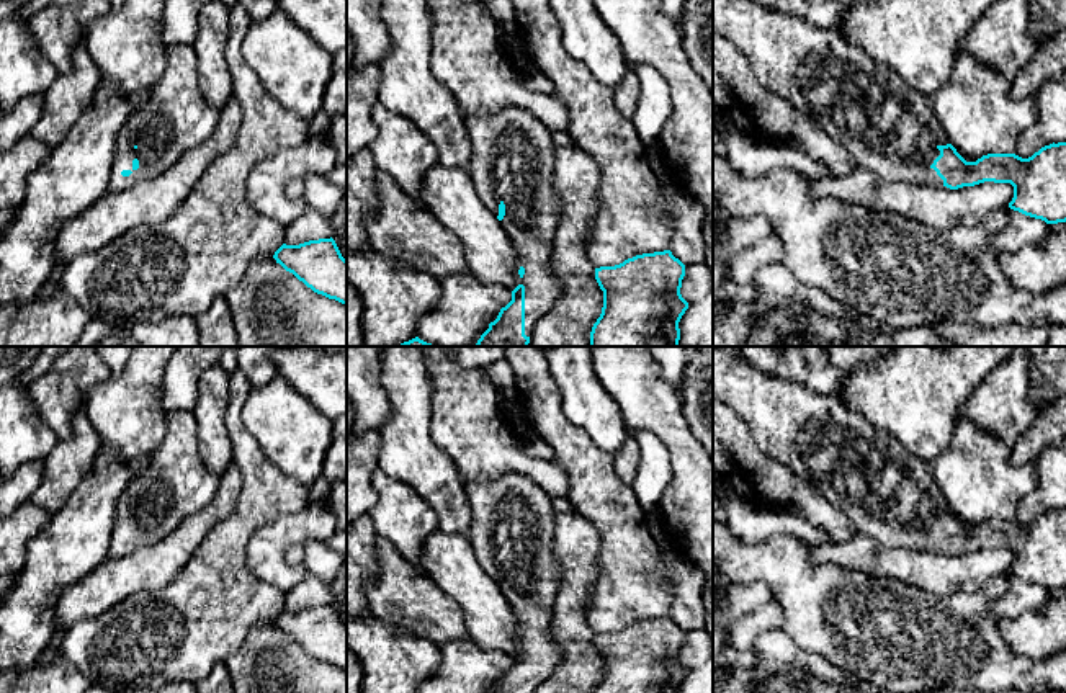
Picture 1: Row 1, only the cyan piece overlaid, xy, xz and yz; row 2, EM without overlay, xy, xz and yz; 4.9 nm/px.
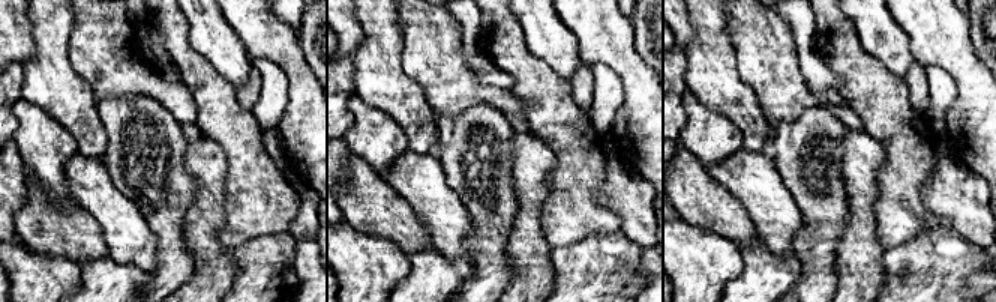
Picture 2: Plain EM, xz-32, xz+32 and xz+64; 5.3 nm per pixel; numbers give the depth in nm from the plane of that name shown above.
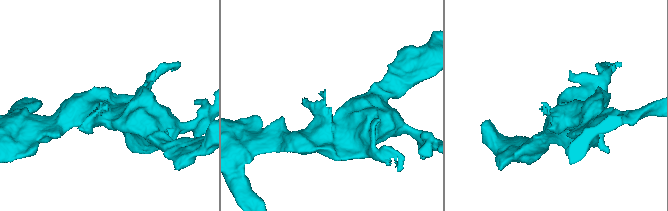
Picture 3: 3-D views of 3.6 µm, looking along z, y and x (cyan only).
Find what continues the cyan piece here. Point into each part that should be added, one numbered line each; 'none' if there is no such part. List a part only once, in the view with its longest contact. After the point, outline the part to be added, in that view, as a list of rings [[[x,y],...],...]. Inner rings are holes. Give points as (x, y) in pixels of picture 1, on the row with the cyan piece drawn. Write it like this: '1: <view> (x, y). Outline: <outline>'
1: xz (512, 160). Outline: [[[510,106],[497,113],[464,118],[473,147],[466,167],[479,199],[499,216],[525,275],[525,335],[561,296],[551,271],[554,234],[561,219],[561,199],[554,188],[556,144],[551,131],[530,111]]]

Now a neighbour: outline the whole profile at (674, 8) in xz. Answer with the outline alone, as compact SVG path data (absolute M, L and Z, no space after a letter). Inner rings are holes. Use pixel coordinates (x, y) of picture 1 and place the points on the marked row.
M659 0L659 2L661 2L661 11L672 21L680 25L687 0Z

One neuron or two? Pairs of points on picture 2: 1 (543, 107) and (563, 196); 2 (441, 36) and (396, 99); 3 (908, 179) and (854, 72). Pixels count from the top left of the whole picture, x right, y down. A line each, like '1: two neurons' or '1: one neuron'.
1: one neuron
2: two neurons
3: one neuron

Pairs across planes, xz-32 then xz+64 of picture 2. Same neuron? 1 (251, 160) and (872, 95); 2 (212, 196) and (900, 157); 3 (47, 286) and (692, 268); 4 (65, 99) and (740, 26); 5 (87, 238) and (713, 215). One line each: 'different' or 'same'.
1: same
2: different
3: same
4: different
5: same

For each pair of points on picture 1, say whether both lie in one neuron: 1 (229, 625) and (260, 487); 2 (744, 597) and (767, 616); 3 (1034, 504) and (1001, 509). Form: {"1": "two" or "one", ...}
{"1": "one", "2": "two", "3": "two"}

